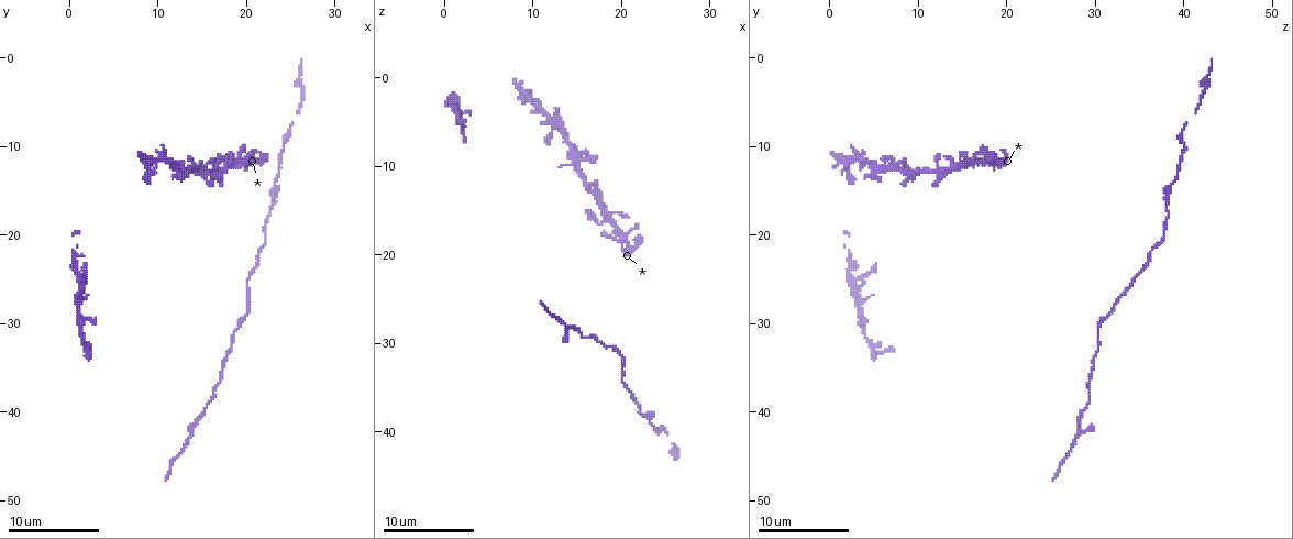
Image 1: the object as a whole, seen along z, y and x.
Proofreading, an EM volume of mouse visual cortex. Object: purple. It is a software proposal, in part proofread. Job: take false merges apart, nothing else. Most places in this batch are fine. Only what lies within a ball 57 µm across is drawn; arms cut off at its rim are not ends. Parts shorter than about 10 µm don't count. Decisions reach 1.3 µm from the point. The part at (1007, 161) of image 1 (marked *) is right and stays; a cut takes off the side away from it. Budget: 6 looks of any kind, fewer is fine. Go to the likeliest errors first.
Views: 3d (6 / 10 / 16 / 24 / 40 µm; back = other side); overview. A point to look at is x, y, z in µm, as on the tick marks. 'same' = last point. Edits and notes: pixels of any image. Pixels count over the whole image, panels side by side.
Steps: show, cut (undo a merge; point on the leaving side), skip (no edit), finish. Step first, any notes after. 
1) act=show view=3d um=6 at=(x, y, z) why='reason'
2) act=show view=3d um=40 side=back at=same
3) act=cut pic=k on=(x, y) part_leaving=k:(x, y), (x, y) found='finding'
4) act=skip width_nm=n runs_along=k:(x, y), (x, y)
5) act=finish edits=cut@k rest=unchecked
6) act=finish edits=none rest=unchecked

act=show view=3d um=6 at=(23.0, 16.4, 38.0) why='calibre changes'

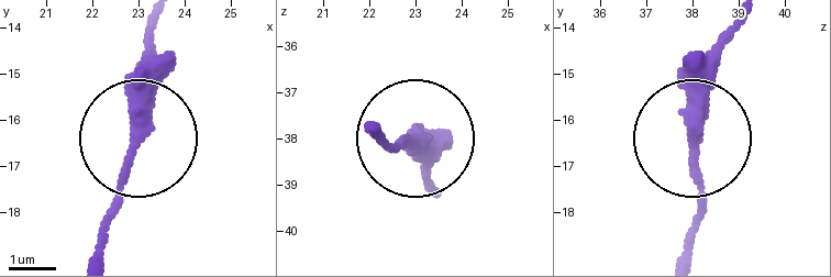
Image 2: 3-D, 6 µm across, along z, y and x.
act=show view=3d um=6 side=back at=(23.00, 16.35, 38.05)

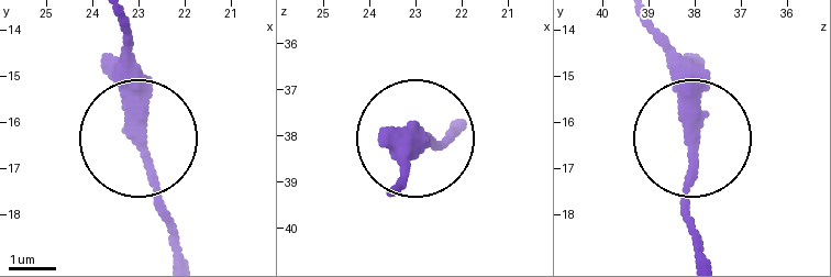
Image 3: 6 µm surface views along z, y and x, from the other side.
act=skip found='all the same neuron'

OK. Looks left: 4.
act=show view=3d um=10 at=(19.4, 30.0, 30.6) why='thick turns thin'

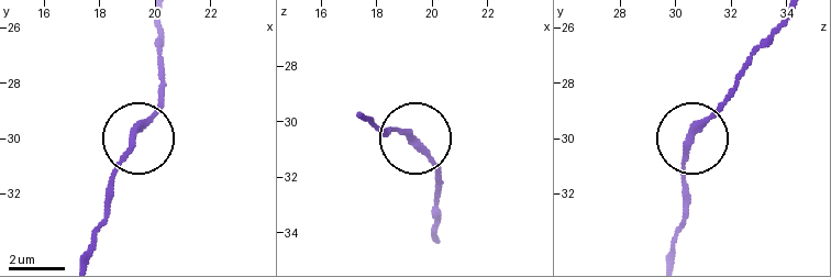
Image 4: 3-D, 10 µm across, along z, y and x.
act=skip width_nm=240 runs_along=4:(788, 20), (689, 147), (685, 201) found='all the same neuron'

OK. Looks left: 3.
act=show view=3d um=10 at=(12.4, 12.4, 5.2) why='calibre changes'

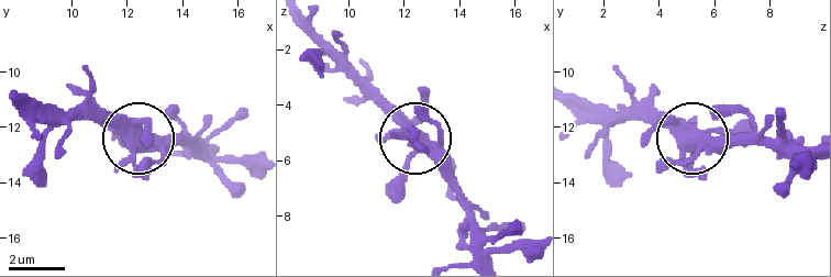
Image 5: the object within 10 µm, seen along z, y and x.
act=skip runs_along=5:(807, 145), (708, 145), (679, 131), (646, 98) found='all the same neuron'

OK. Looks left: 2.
act=finish edits=none rest=unchecked

